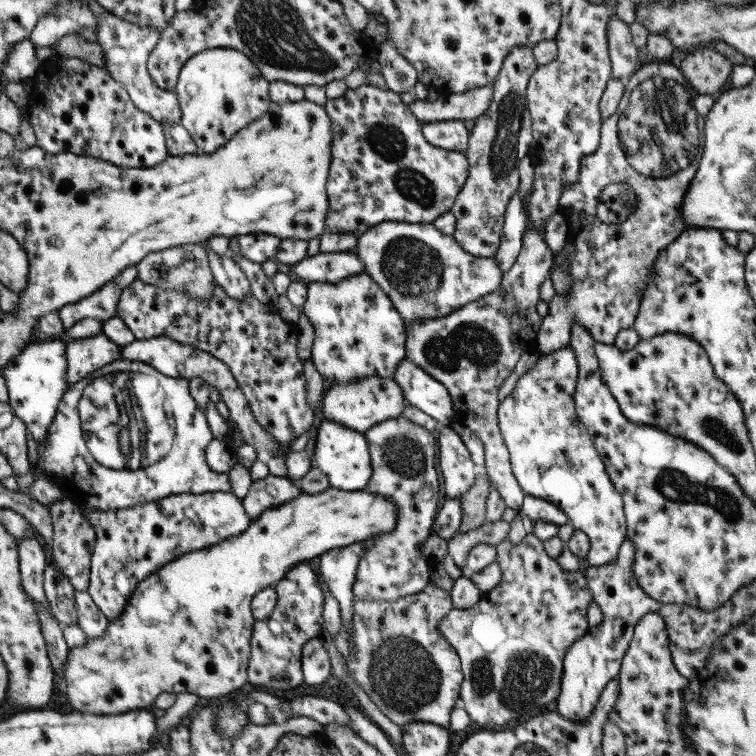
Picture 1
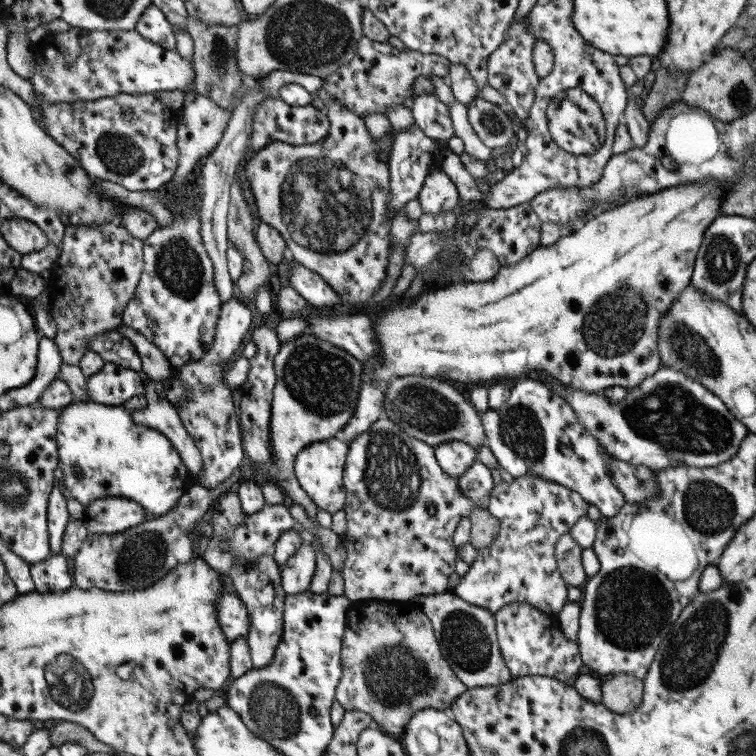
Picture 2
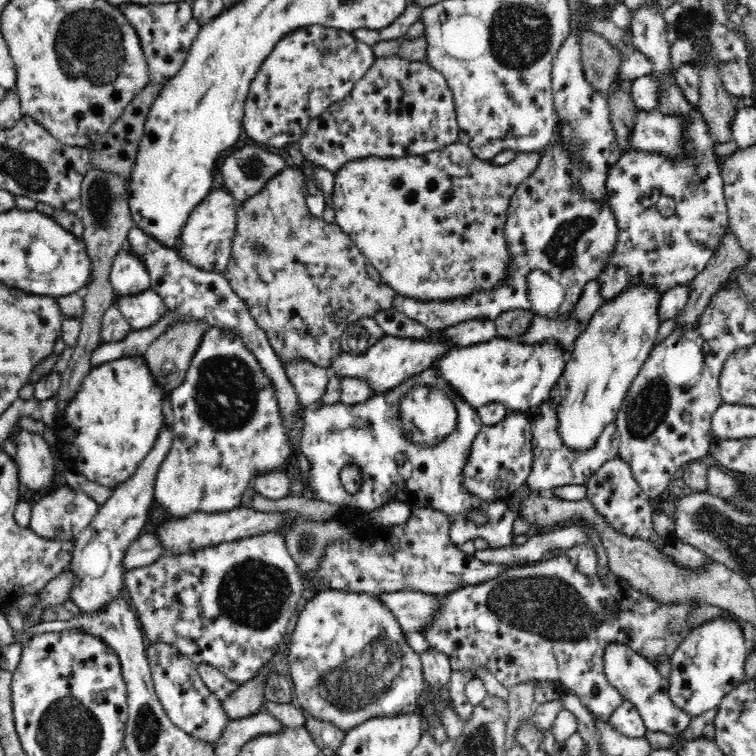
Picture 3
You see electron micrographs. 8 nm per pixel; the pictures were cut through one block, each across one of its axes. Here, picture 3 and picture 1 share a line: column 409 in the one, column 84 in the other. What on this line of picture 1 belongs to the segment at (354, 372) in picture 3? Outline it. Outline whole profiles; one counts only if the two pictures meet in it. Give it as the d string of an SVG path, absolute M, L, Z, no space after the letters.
M102 332L95 336L65 341L67 388L121 356L121 347Z

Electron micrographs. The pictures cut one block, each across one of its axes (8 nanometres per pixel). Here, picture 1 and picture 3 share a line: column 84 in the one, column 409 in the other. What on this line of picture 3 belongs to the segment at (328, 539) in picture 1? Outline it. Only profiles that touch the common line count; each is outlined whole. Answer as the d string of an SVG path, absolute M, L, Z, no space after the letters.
M323 589L310 600L306 601L304 608L299 614L295 630L288 644L288 672L293 683L293 694L295 695L296 706L301 707L301 711L307 716L322 722L328 722L336 726L342 732L348 733L352 728L356 728L365 721L379 717L400 717L414 712L419 712L421 708L421 698L428 690L427 682L424 678L423 666L420 655L410 646L407 635L403 632L397 618L392 611L384 604L384 601L377 596L372 596L367 592L348 592L334 589Z

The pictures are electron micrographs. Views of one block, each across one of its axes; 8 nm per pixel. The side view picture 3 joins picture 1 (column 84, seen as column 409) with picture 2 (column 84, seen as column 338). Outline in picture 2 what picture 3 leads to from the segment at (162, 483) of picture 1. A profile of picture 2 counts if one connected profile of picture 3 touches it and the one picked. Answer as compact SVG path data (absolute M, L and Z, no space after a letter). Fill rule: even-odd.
M143 395L133 396L120 405L99 404L93 401L71 402L59 409L56 426L57 468L61 470L59 483L67 497L83 505L103 497L117 497L135 501L149 516L159 517L176 506L179 497L195 482L185 468L171 441L161 432L137 432L131 414L138 414L146 405ZM77 466L83 477L77 481L73 468Z

